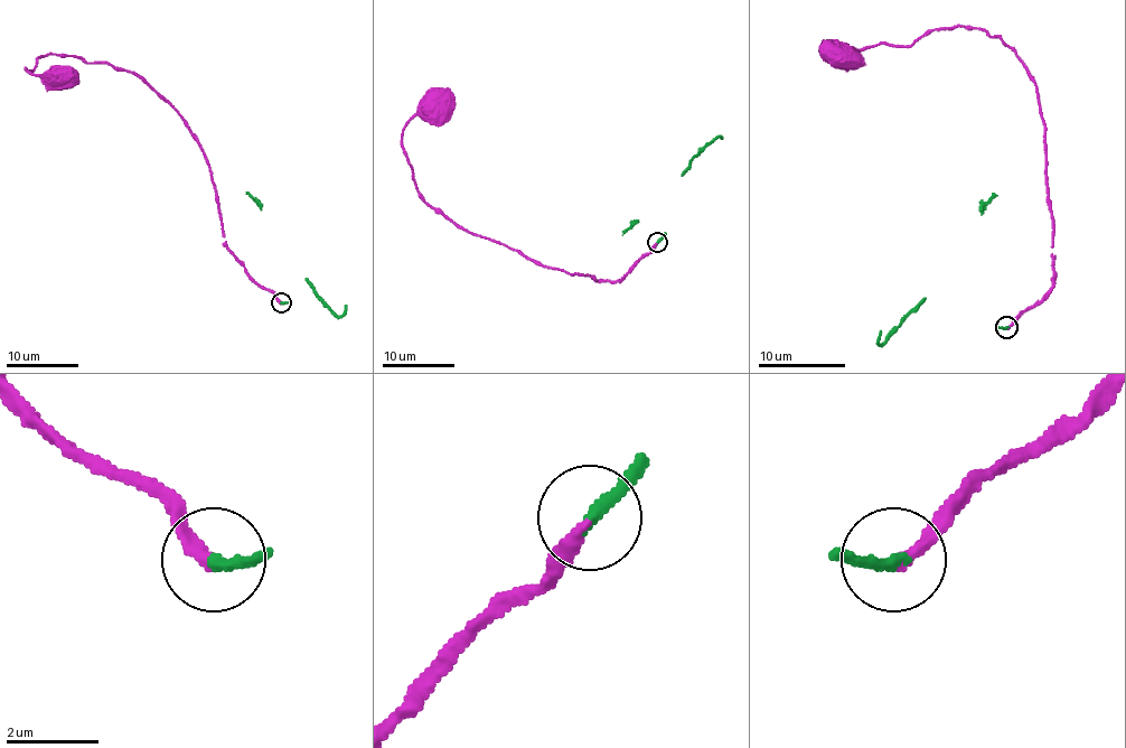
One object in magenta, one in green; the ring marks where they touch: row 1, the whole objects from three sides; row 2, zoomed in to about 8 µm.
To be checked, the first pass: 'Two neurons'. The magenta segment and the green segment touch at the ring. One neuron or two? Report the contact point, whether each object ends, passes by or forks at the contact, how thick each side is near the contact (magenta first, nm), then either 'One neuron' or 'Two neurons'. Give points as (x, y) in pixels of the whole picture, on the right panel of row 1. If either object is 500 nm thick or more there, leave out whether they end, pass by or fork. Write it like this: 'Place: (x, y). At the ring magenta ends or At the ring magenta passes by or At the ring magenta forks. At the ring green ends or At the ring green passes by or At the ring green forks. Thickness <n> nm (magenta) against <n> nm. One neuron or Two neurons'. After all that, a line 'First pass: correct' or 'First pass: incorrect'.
Place: (1006, 327). At the ring magenta ends. At the ring green ends. Thickness 280 nm (magenta) against 280 nm. One neuron
First pass: incorrect

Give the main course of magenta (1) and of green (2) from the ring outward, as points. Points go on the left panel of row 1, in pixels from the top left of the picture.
1: (281, 304), (230, 250), (209, 164), (171, 108), (131, 72), (105, 63), (49, 54), (27, 68), (61, 83)
2: (281, 301), (290, 300), (305, 279), (257, 205), (245, 194)

